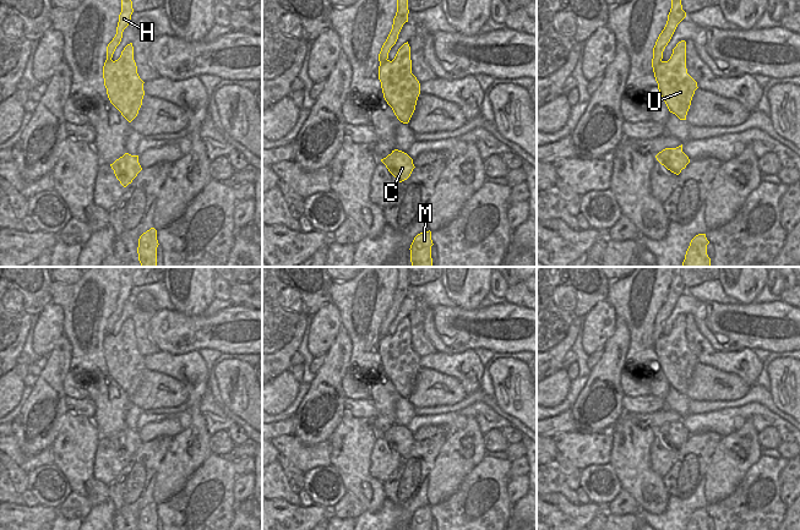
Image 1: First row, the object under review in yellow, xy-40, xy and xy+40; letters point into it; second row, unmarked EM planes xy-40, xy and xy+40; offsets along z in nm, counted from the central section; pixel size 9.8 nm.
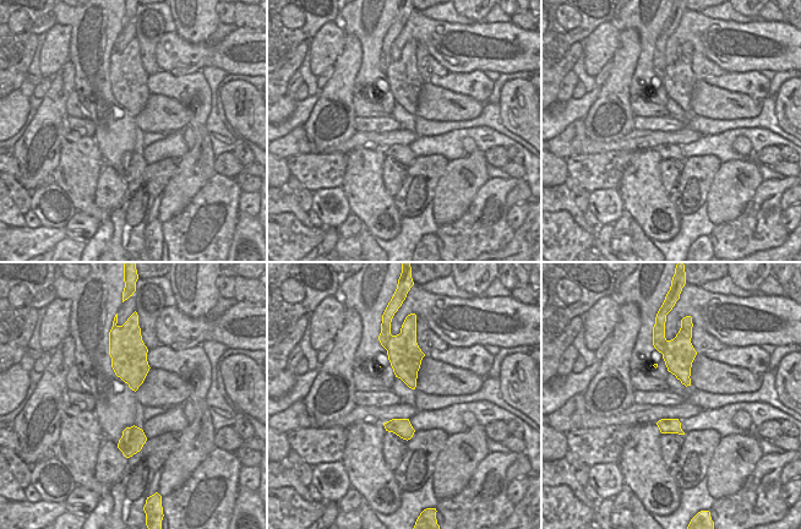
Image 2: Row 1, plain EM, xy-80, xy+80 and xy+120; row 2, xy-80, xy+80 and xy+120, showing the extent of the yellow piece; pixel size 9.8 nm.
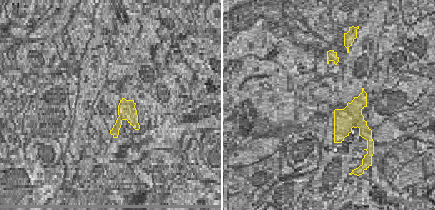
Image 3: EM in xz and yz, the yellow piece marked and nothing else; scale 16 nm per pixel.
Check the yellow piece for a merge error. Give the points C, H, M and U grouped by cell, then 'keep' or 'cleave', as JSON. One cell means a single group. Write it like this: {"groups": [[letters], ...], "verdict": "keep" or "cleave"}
{"groups": [["C", "H", "M"], ["U"]], "verdict": "cleave"}

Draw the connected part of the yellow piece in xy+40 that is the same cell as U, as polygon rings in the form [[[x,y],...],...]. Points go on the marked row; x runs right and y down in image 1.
[[[681,40],[673,49],[668,61],[662,61],[654,72],[658,89],[670,113],[686,120],[697,82],[687,73],[686,42]]]

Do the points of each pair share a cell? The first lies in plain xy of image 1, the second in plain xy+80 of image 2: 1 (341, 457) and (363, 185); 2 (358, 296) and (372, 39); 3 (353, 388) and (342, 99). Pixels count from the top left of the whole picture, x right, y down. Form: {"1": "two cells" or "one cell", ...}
{"1": "one cell", "2": "one cell", "3": "two cells"}

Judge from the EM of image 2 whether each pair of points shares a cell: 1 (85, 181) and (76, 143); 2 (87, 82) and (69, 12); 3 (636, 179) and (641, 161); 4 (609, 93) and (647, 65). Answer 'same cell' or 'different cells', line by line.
1: same cell
2: same cell
3: same cell
4: different cells

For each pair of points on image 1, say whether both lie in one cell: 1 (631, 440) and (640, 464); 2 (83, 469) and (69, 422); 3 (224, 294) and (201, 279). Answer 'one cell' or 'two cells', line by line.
1: one cell
2: one cell
3: two cells

